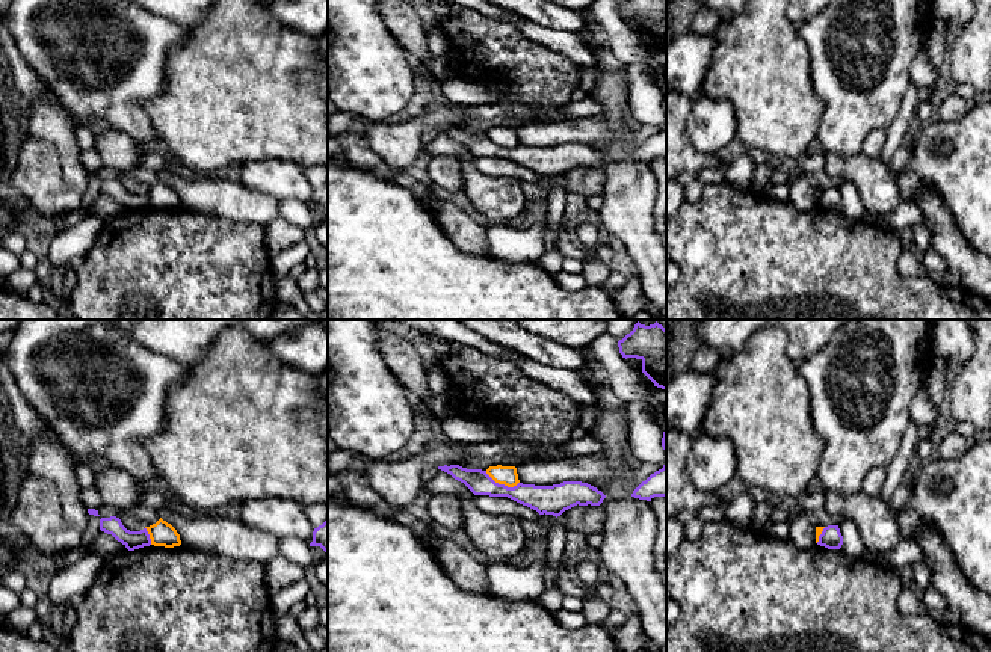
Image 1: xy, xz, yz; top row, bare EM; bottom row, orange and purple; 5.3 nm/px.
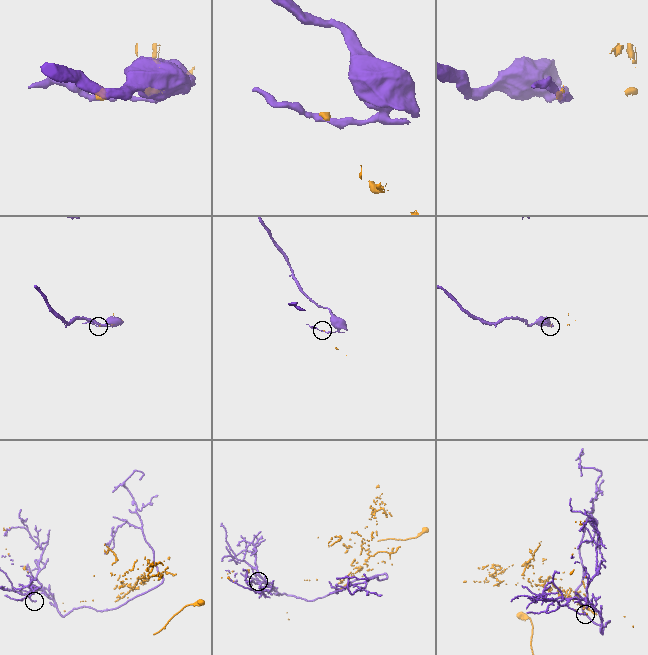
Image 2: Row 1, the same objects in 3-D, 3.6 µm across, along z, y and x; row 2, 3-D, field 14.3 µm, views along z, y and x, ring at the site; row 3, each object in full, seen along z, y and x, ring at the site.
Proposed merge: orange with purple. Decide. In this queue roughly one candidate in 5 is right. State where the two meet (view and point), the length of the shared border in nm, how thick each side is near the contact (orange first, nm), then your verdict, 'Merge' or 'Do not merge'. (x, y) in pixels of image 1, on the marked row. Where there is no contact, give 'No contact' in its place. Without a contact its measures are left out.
Touches orange at xz (502, 483). Shared border 200 nm. Thickness 100 nm (orange) against 140 nm. Do not merge

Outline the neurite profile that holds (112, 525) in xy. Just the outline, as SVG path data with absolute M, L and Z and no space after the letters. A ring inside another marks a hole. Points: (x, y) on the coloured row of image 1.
M116 516L101 518L100 530L107 534L112 534L128 551L134 551L134 549L151 545L151 539L150 539L147 528L140 531L130 531L122 525L121 519Z

